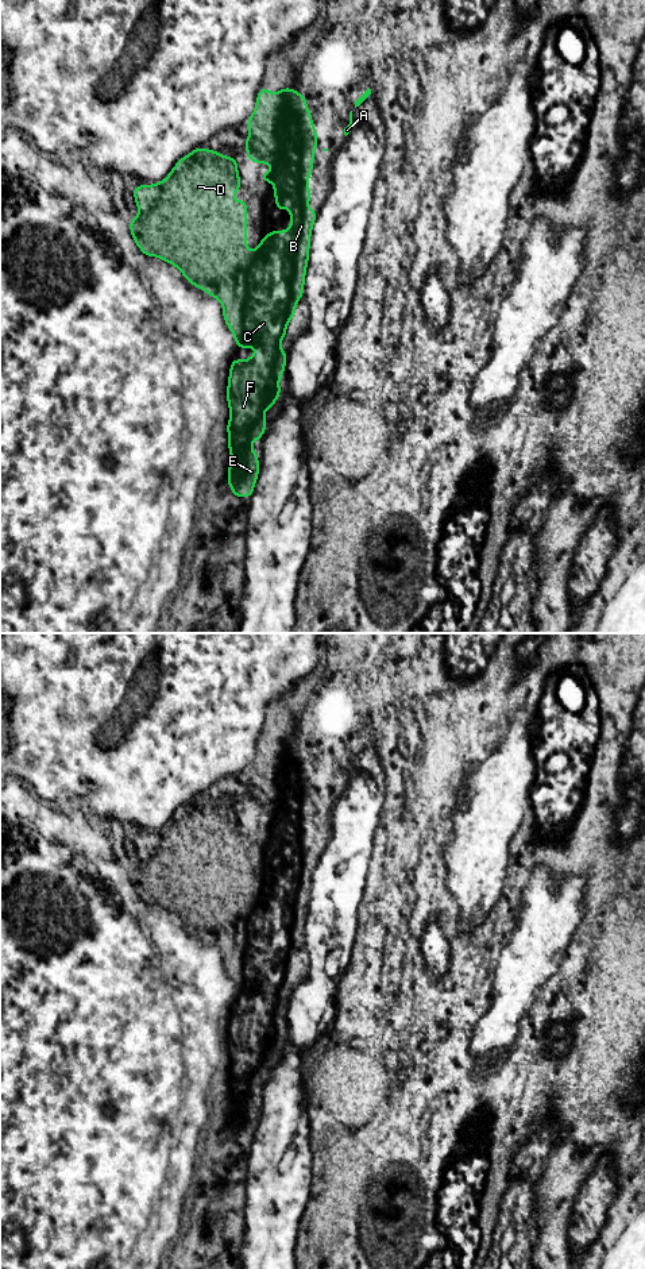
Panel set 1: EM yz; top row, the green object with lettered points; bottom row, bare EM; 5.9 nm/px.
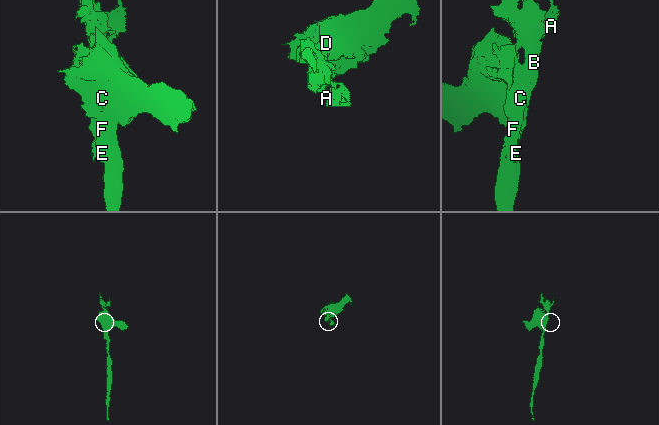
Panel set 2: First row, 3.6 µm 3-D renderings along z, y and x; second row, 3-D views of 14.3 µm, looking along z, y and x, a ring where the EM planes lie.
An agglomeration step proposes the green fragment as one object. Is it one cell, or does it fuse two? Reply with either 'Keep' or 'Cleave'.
Keep

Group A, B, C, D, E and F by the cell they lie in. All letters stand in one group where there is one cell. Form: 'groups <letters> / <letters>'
groups A B C D E F

